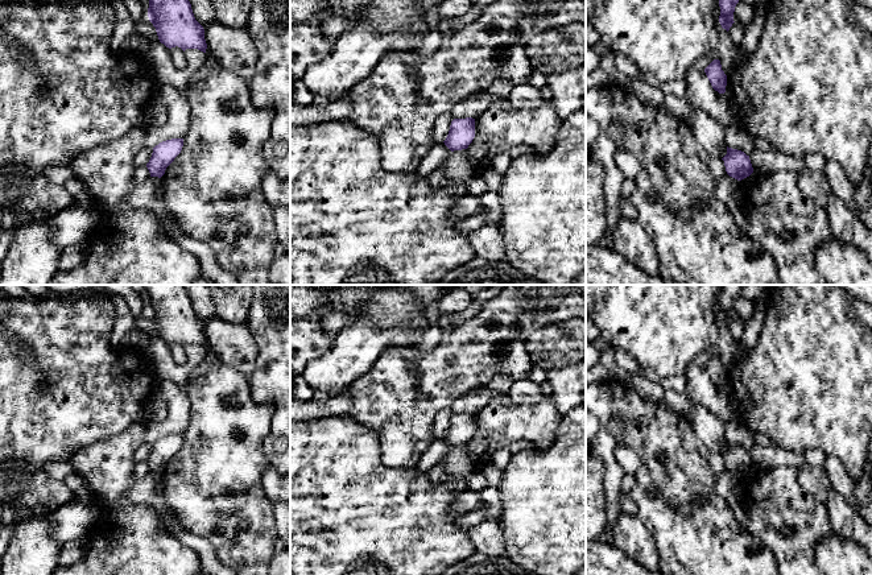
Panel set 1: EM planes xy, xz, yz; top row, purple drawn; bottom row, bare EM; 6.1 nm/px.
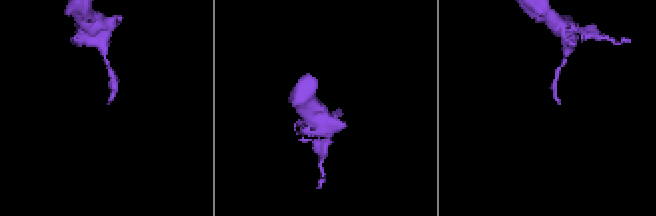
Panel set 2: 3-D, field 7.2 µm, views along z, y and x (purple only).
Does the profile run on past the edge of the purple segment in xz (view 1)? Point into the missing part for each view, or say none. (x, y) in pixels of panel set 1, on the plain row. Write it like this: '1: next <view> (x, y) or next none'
1: next none

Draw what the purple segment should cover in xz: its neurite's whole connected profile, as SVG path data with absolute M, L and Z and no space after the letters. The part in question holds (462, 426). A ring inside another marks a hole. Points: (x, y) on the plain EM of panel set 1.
M454 414L450 421L449 430L443 437L451 446L467 444L475 433L475 414Z

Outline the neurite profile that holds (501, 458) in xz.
M503 447L500 450L496 451L496 454L493 455L493 460L492 463L500 468L504 469L507 467L507 464L509 463L511 458L512 458L512 452L508 447Z

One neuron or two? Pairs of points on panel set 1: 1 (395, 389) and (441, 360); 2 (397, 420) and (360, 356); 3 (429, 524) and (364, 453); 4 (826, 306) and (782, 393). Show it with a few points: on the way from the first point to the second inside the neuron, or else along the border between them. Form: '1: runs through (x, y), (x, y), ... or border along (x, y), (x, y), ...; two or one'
1: runs through (405, 375), (406, 367), (426, 363); one
2: border along (389, 348), (363, 375), (343, 389); two
3: runs through (412, 507), (375, 470); one
4: runs through (809, 327), (809, 359), (796, 372); one

